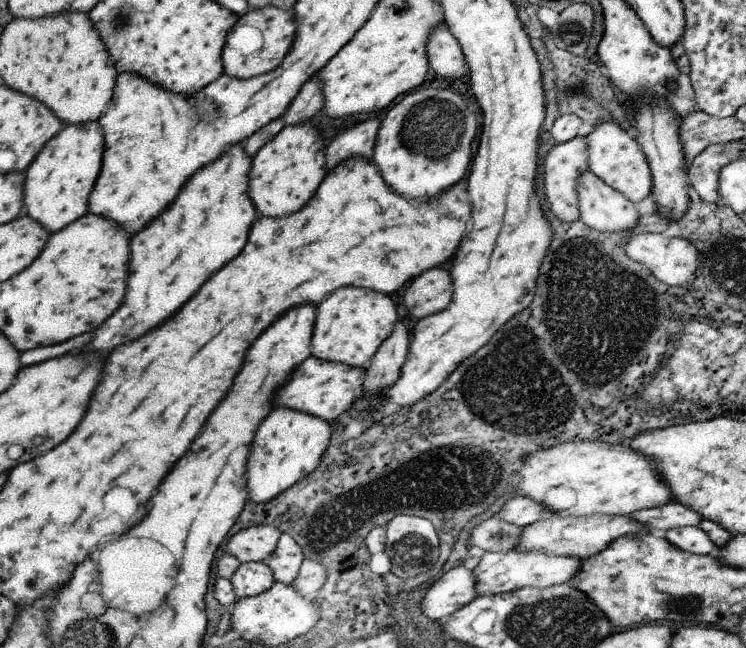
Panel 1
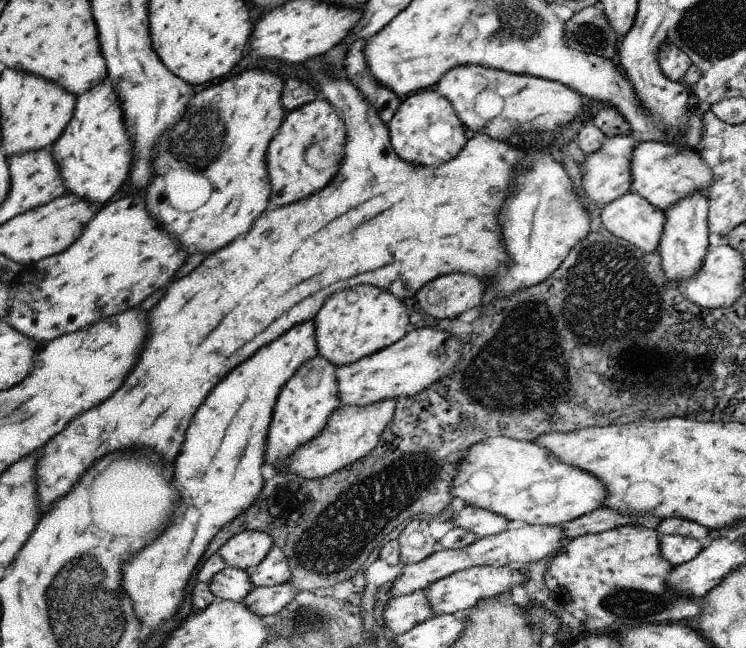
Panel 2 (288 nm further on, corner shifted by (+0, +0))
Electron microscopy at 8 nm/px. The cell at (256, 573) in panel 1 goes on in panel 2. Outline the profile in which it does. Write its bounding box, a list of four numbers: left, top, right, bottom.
[207,568,251,602]

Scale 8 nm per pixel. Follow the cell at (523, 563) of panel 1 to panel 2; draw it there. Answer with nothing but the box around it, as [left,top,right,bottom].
[423,566,525,616]

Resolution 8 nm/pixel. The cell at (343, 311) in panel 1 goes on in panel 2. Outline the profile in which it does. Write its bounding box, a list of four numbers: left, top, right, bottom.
[315,286,407,366]

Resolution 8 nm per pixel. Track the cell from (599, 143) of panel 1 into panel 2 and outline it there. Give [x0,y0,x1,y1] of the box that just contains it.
[631,142,713,210]

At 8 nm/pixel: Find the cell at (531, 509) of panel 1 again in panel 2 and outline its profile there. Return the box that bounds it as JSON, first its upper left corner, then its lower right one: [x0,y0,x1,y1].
[451,506,511,538]

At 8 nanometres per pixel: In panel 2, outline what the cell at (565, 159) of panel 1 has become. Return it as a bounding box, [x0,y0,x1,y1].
[579,136,639,208]

